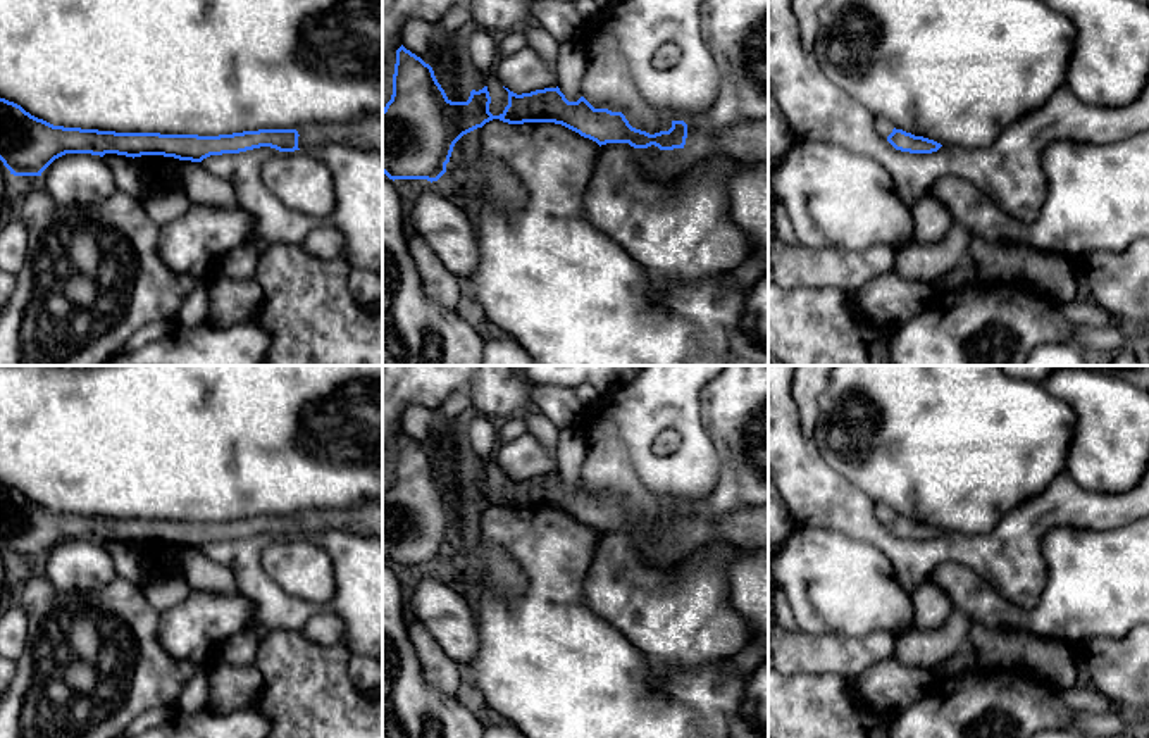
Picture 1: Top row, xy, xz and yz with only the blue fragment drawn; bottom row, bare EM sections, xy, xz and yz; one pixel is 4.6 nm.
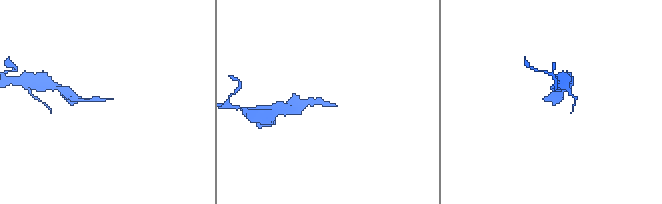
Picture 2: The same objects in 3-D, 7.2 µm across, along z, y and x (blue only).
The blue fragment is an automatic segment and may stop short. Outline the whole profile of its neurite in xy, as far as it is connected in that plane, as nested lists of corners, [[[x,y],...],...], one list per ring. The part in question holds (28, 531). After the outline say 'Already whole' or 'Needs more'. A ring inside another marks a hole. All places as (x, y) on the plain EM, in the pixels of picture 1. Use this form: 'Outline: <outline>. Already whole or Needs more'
Outline: [[[0,485],[0,547],[14,562],[41,562],[65,540],[103,543],[164,541],[202,548],[210,541],[239,540],[260,533],[279,538],[310,536],[339,529],[382,538],[382,503],[365,500],[336,510],[305,510],[296,516],[258,516],[219,522],[115,519],[53,512],[26,498],[21,491]]]. Needs more

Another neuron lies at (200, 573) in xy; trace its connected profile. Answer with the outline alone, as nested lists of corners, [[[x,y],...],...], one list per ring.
[[[181,548],[181,574],[191,590],[214,591],[222,595],[238,593],[234,574],[226,567],[207,559],[200,548]]]

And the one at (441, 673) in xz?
[[[410,619],[410,640],[427,686],[441,691],[448,698],[456,698],[458,688],[465,678],[463,667],[443,652],[422,622],[413,619]]]

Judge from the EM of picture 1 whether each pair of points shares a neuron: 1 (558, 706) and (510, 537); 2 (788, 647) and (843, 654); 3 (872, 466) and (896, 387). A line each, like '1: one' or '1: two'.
1: one
2: one
3: one

